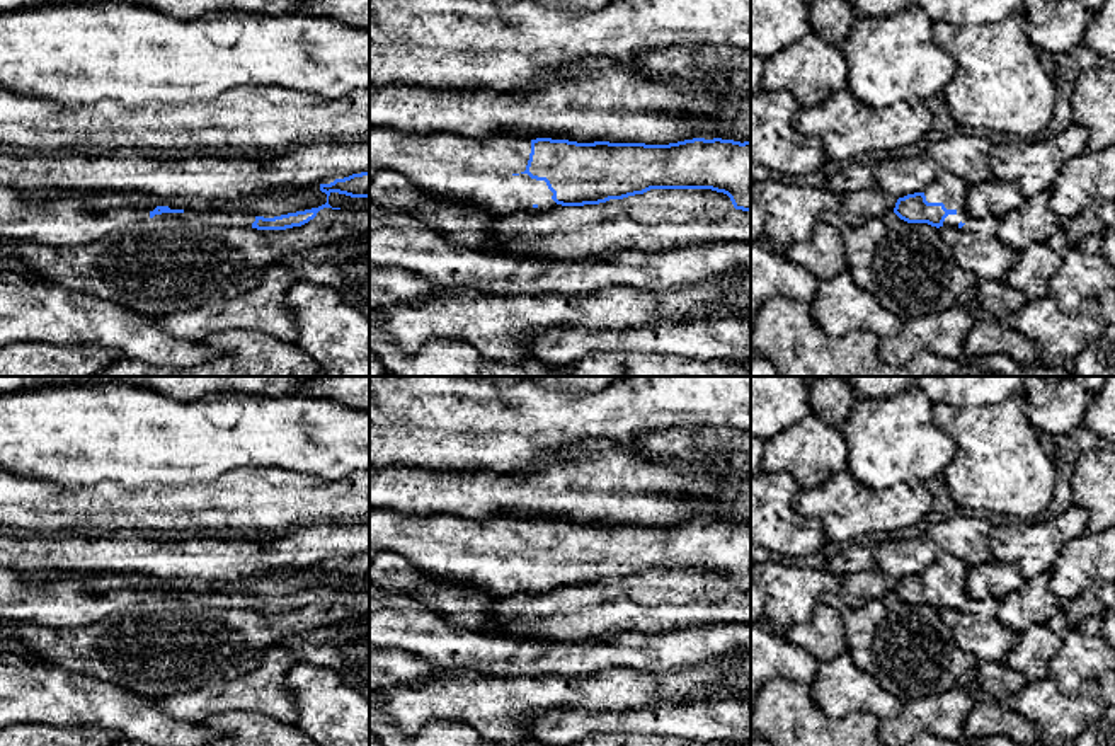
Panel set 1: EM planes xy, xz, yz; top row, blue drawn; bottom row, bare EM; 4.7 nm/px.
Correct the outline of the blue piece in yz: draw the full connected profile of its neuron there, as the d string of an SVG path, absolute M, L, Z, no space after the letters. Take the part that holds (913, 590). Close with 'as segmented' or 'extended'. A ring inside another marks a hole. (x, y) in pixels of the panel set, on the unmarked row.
M950 554L938 559L923 572L899 579L894 594L907 605L962 610L969 601L965 588L967 565Z; extended

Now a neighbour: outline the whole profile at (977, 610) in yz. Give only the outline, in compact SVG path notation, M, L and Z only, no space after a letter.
M996 598L970 600L962 610L940 608L938 613L962 651L979 663L1004 663L1020 634L998 620L998 606Z

